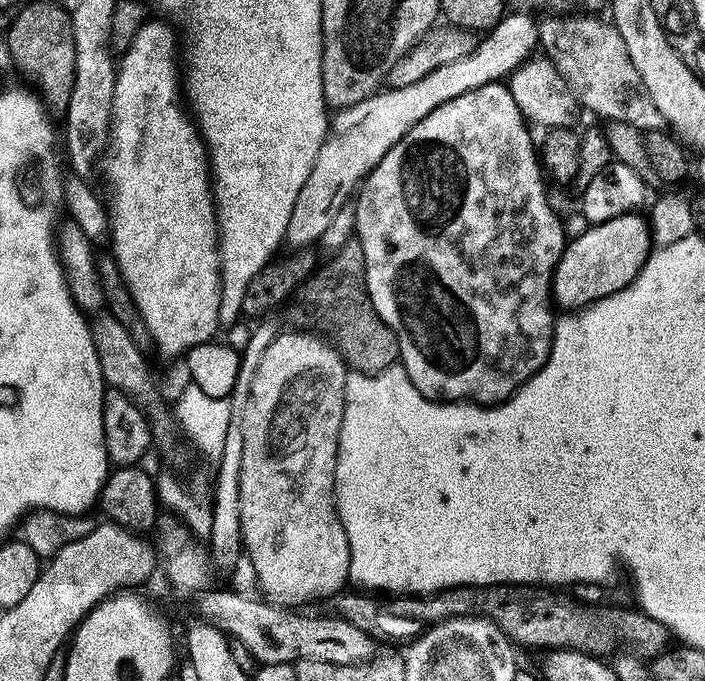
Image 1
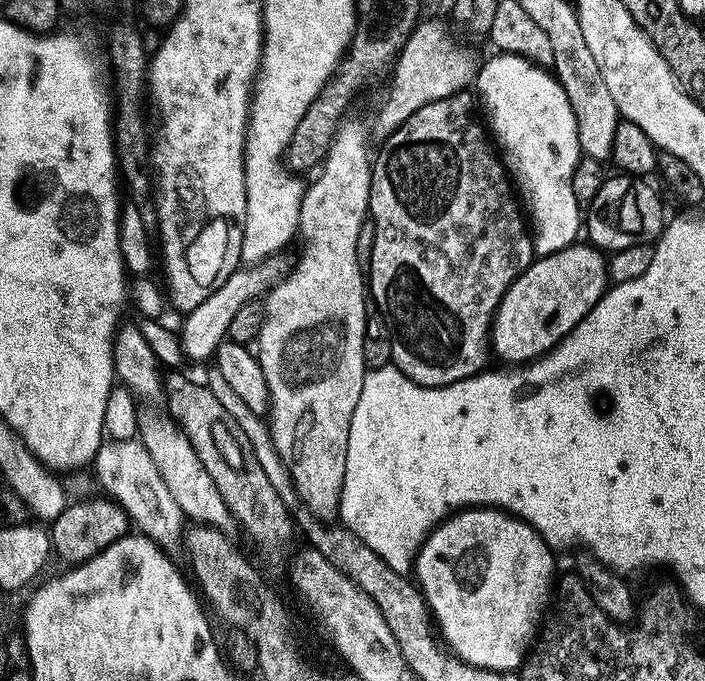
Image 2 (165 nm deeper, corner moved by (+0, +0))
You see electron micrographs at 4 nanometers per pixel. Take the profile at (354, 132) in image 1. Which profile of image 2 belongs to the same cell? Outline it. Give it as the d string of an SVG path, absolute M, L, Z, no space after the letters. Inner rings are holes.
M278 258L261 260L255 265L237 267L214 292L207 296L205 302L199 303L182 320L178 332L179 344L183 355L189 360L200 362L206 358L211 359L217 350L217 346L223 343L228 335L231 319L242 305L251 303L265 295L283 275L282 264ZM260 295L260 297L258 297Z

